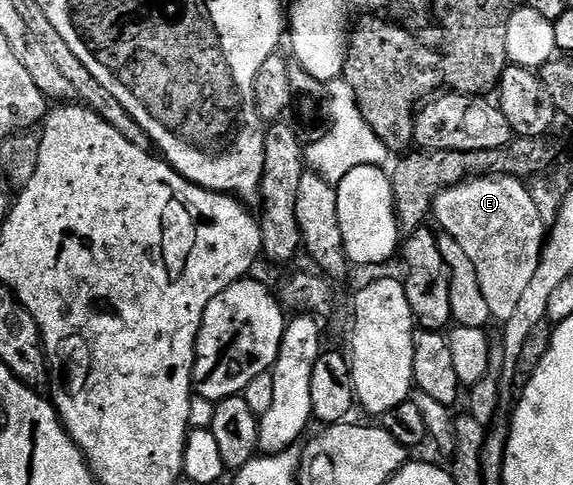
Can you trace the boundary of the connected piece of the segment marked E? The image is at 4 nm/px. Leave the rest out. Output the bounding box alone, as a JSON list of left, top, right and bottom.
[432,177,547,323]

